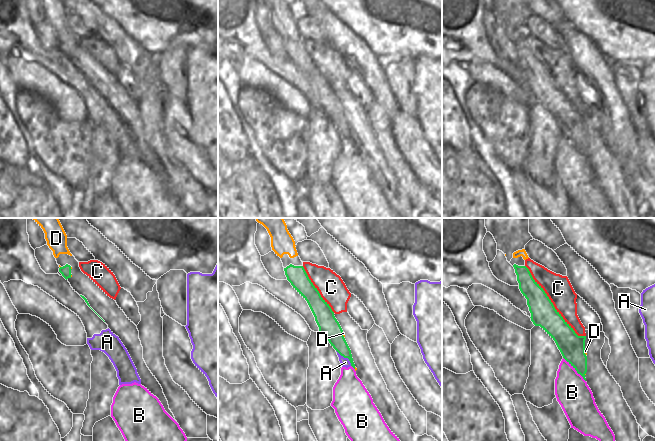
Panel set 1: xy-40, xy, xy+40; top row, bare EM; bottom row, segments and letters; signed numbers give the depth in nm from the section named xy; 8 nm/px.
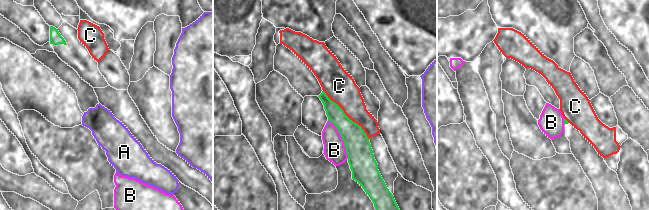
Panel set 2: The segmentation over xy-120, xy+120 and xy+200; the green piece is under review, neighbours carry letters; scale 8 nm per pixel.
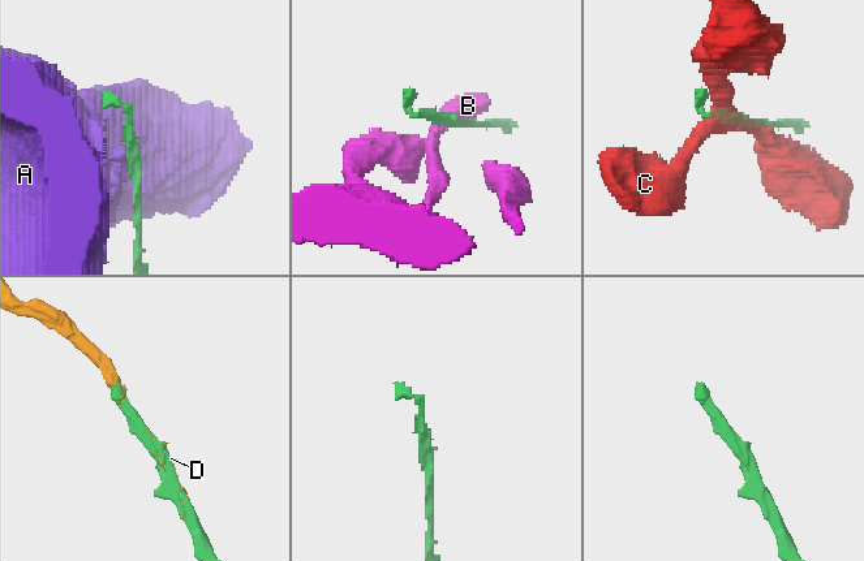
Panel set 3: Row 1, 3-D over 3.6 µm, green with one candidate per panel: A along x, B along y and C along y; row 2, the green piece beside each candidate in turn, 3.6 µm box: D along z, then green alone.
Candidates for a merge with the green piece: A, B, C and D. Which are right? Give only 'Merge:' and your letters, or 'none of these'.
Merge: D

